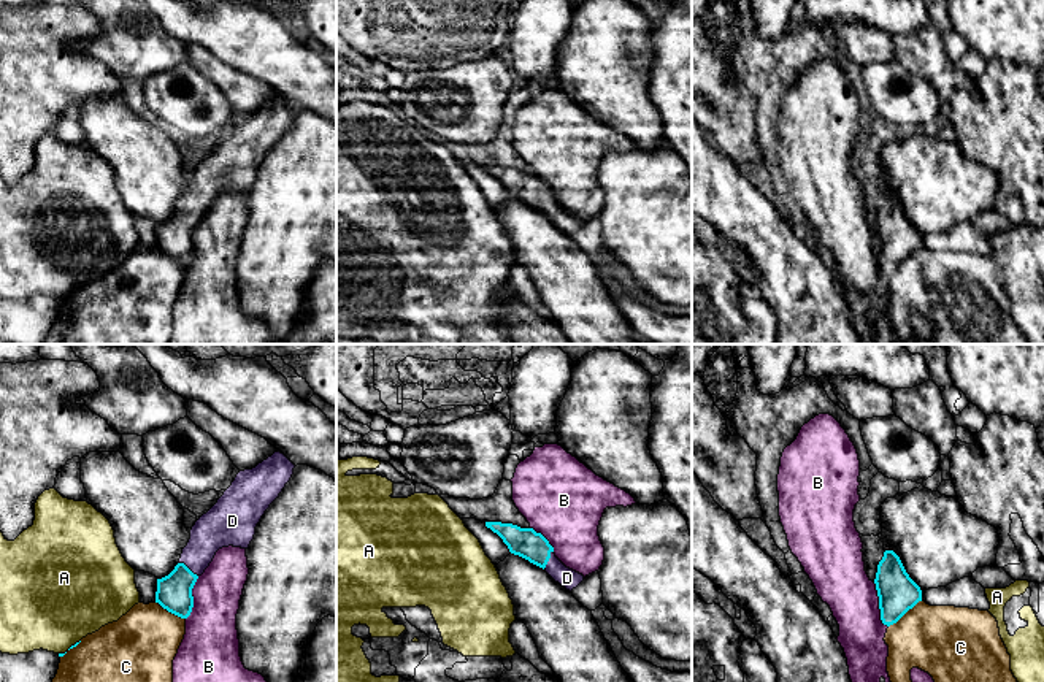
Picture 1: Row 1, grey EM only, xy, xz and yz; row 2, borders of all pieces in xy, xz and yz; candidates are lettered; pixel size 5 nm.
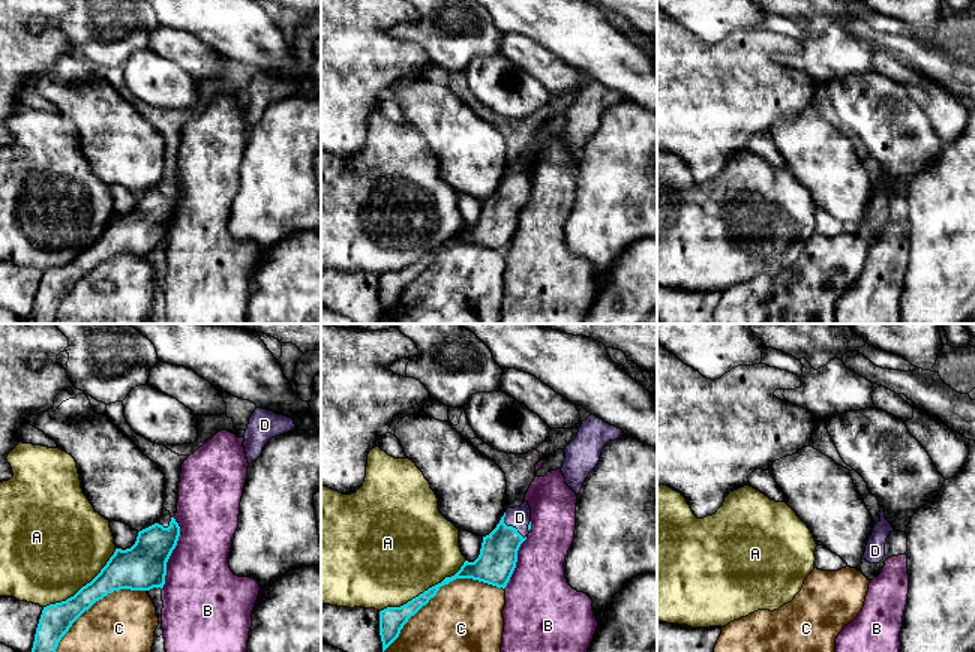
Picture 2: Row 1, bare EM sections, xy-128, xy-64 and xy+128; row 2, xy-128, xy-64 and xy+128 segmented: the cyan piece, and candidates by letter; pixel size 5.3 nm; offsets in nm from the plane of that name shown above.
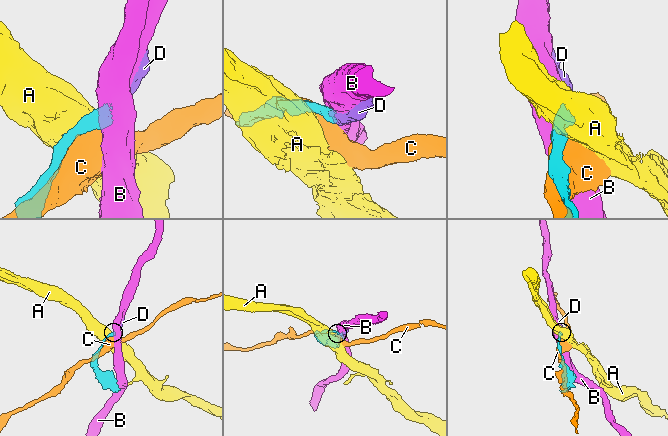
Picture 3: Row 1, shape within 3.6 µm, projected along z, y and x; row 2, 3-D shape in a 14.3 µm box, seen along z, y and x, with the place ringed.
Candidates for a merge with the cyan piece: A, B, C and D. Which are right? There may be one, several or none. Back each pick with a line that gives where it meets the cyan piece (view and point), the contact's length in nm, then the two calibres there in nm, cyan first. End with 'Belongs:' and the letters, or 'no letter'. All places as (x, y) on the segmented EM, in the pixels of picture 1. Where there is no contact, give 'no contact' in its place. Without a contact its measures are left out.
D: meets cyan in xy at (186, 567); contact 130 nm long; 180 nm thick on the cyan side, 200 nm on the other
Belongs: D

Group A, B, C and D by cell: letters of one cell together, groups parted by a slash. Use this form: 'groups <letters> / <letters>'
groups A / B / C / D

